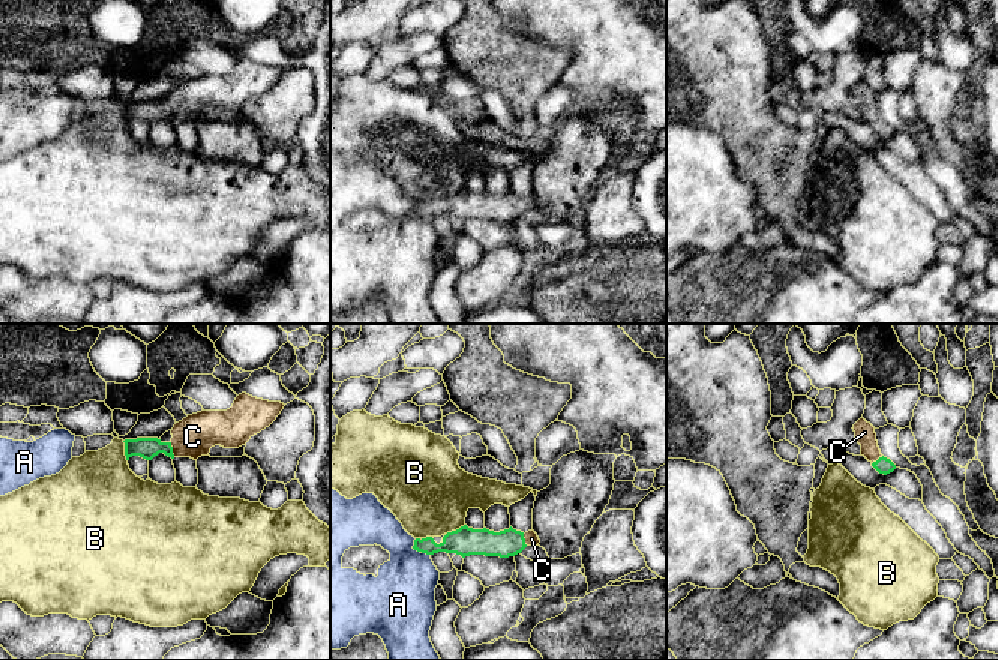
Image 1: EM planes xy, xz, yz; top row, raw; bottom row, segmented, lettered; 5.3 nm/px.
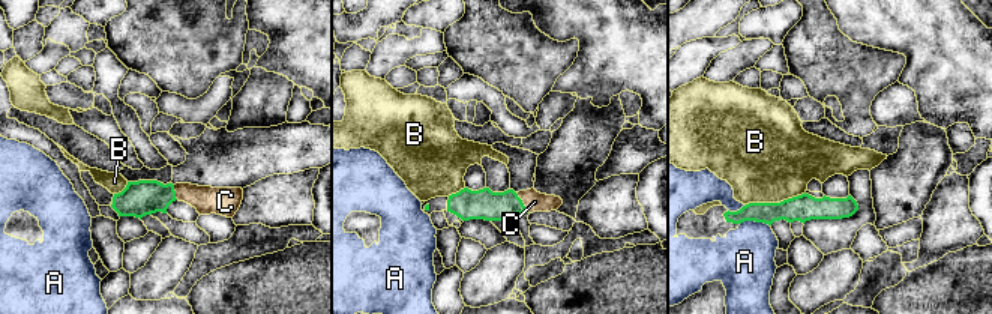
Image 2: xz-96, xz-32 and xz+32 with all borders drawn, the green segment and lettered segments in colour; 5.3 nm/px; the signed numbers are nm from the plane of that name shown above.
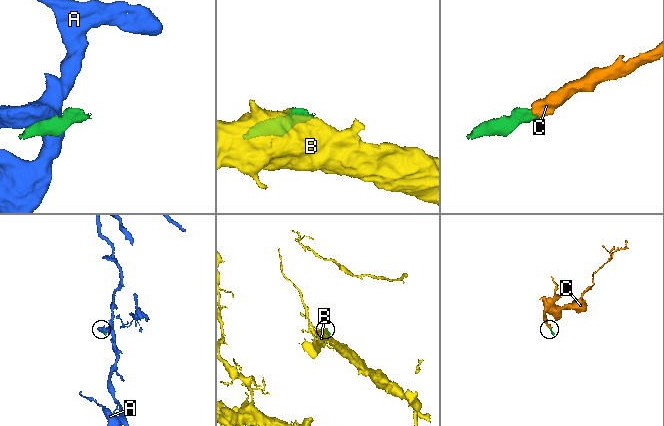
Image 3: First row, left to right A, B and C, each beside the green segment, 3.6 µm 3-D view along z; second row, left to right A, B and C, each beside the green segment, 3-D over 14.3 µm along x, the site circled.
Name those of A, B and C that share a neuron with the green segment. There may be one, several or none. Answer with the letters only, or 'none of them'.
C

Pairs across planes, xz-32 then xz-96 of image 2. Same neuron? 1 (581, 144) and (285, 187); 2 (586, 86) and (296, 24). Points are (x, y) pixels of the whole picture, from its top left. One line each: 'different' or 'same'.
1: different
2: same

